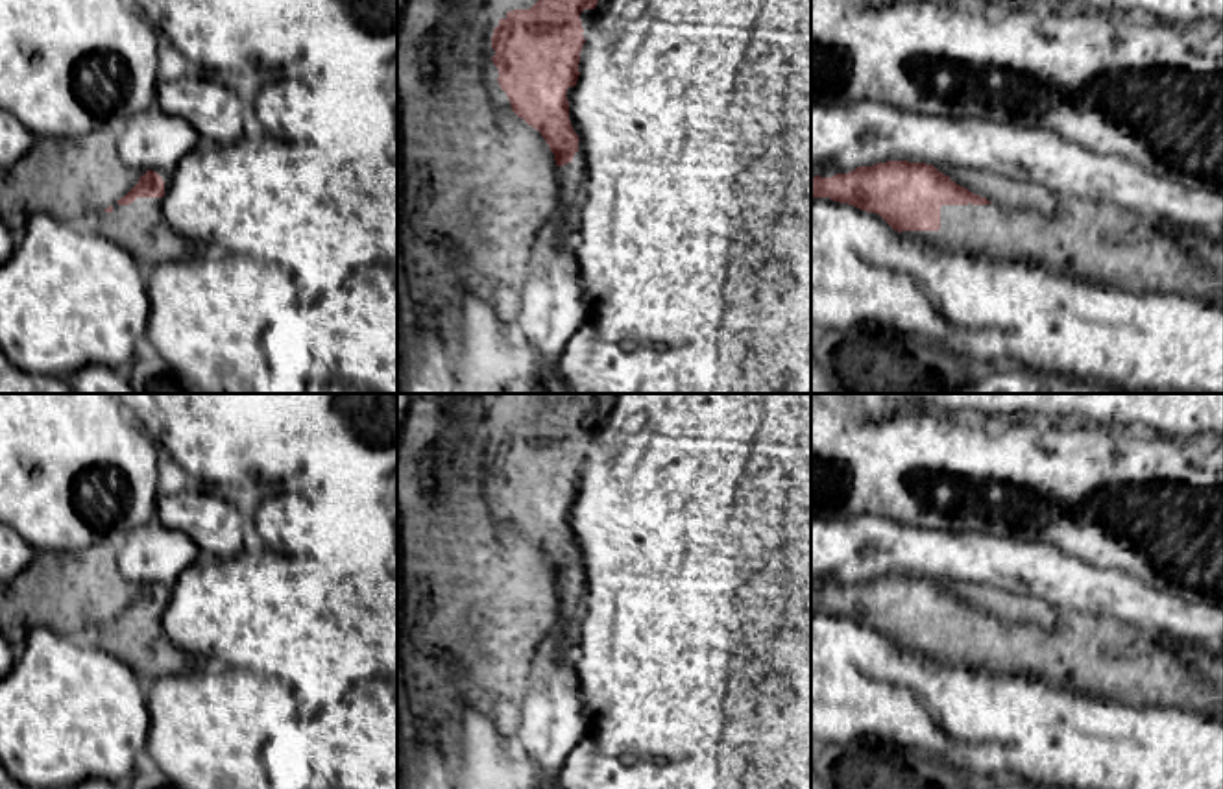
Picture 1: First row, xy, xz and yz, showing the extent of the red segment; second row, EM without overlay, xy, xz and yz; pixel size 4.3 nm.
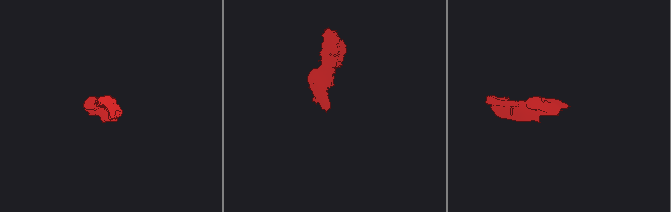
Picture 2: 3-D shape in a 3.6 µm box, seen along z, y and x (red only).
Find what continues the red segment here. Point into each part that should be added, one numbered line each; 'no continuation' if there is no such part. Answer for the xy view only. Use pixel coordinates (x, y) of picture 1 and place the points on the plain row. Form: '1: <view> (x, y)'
1: xy (141, 642)

